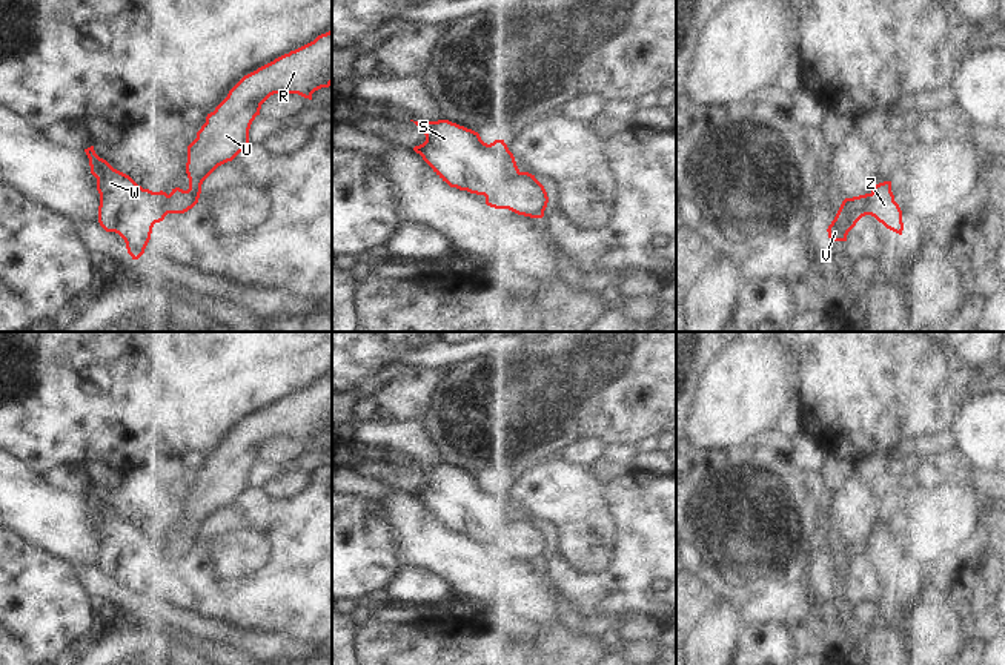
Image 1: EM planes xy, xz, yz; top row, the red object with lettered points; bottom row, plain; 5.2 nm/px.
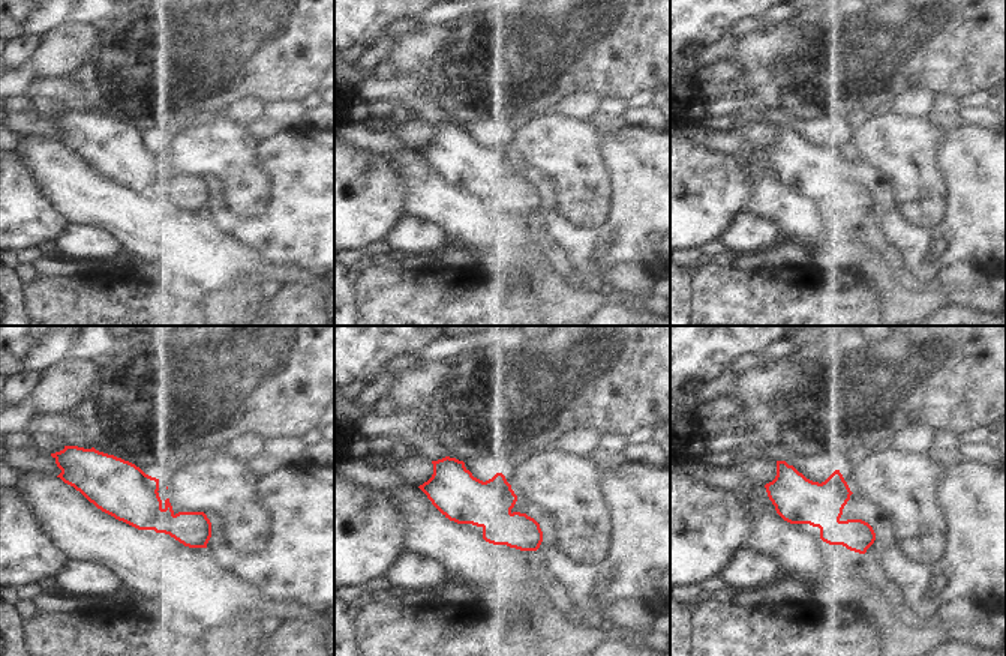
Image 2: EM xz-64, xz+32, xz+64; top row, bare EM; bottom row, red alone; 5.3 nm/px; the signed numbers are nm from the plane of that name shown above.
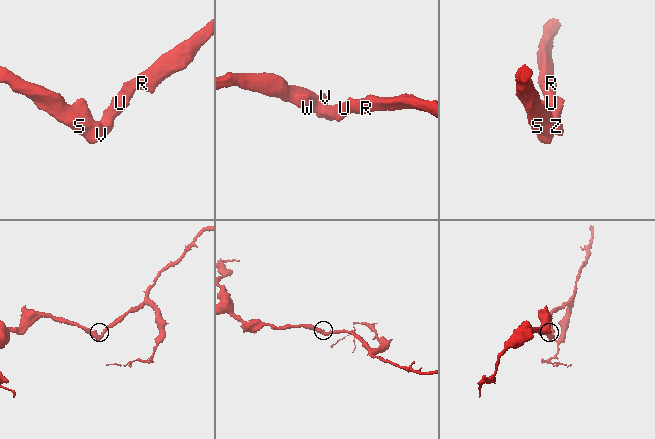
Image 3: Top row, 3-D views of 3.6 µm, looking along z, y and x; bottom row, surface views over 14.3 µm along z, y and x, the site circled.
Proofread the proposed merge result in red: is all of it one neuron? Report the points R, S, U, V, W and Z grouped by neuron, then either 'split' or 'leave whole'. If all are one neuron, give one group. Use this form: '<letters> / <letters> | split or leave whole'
R U Z / S V W | split

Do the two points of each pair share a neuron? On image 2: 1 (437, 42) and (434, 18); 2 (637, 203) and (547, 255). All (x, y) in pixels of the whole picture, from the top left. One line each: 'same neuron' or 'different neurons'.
1: different neurons
2: different neurons

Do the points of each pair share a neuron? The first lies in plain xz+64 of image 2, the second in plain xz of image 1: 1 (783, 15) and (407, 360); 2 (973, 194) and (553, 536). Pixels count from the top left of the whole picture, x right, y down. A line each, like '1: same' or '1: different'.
1: same
2: same

